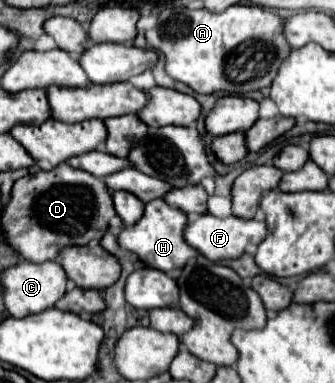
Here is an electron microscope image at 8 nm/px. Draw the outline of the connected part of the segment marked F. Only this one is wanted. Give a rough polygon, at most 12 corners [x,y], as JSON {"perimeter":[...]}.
{"perimeter":[[202,214],[186,242],[212,262],[266,238],[264,222]]}

